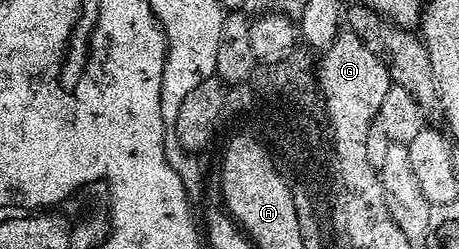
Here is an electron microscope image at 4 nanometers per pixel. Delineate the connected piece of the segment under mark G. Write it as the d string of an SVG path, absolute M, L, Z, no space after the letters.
M338 31L337 37L329 43L326 53L319 57L316 65L315 84L318 84L319 95L327 99L329 112L332 112L333 127L337 127L337 152L341 152L341 168L345 168L345 192L349 192L349 200L357 200L357 196L373 196L373 188L377 188L380 179L378 169L369 161L369 135L375 132L375 118L383 106L383 98L387 98L387 90L391 83L389 67L370 50L365 41L351 31Z

